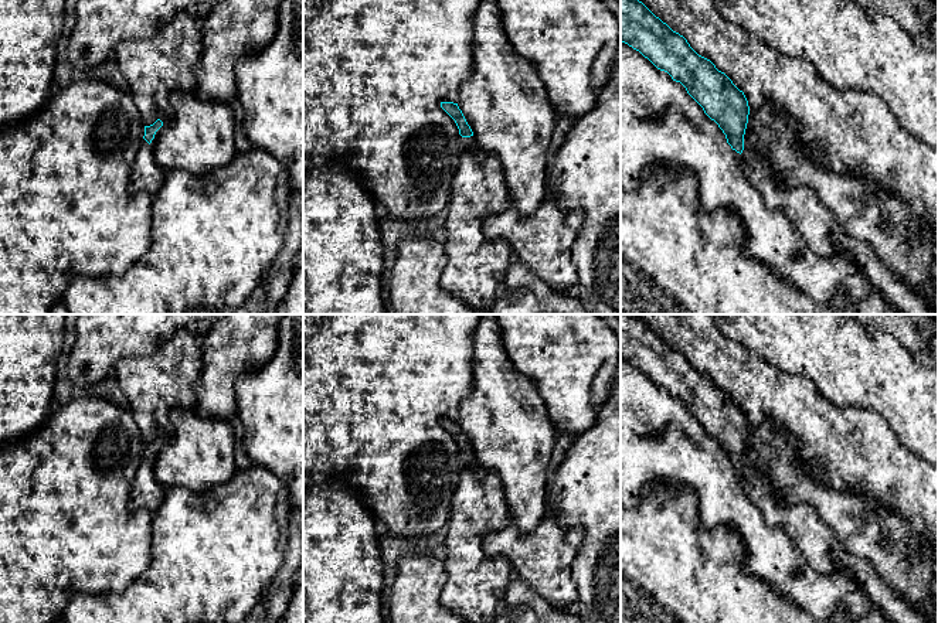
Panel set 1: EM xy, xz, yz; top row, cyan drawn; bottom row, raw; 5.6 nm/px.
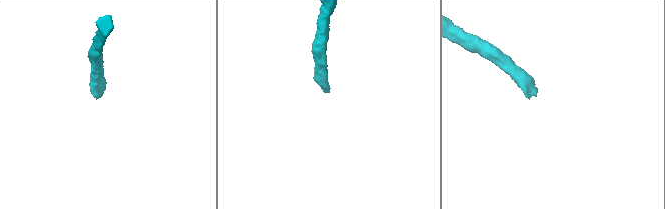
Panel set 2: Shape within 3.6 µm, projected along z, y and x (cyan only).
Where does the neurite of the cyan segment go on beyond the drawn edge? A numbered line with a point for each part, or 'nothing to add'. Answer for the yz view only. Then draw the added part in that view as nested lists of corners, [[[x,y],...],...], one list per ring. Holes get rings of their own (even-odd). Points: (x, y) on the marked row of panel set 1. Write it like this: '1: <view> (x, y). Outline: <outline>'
1: yz (816, 224). Outline: [[[750,149],[742,150],[741,159],[764,201],[786,212],[812,252],[819,256],[852,252],[866,276],[898,310],[904,314],[932,314],[918,296],[890,273],[869,244],[840,228],[833,212],[822,205],[812,188],[784,187],[768,161]]]

